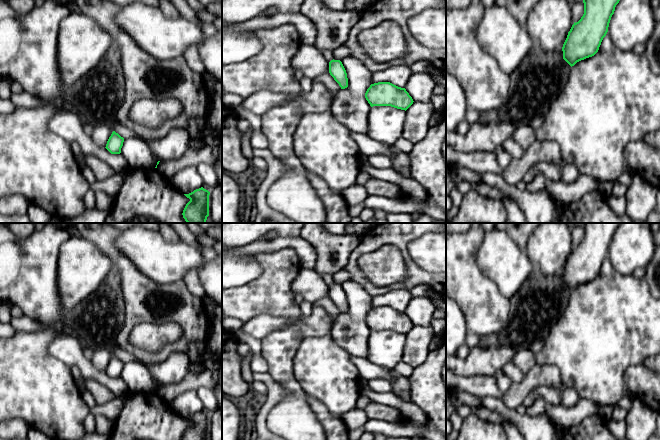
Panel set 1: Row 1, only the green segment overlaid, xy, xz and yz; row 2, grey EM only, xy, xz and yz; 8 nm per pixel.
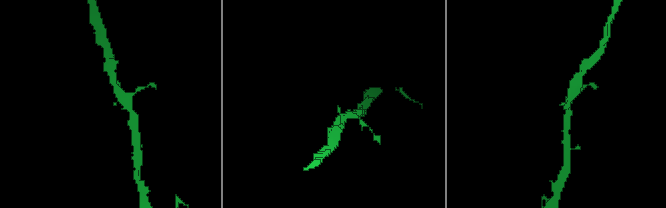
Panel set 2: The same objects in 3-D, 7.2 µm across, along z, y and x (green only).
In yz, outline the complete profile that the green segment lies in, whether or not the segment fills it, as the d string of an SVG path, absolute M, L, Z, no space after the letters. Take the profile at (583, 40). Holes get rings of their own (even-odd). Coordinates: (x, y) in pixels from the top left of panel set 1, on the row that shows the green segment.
M583 0L584 14L572 25L562 47L563 59L571 67L598 52L619 1Z

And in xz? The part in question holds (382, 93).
M390 82L371 84L365 93L365 98L371 107L391 106L405 111L414 102L405 88L398 87Z

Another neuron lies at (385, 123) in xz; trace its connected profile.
M373 106L368 114L367 135L382 144L393 146L402 137L405 119L405 110Z

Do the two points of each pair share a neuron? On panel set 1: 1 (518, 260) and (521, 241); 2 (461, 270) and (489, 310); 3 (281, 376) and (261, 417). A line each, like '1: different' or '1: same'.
1: different
2: same
3: different

